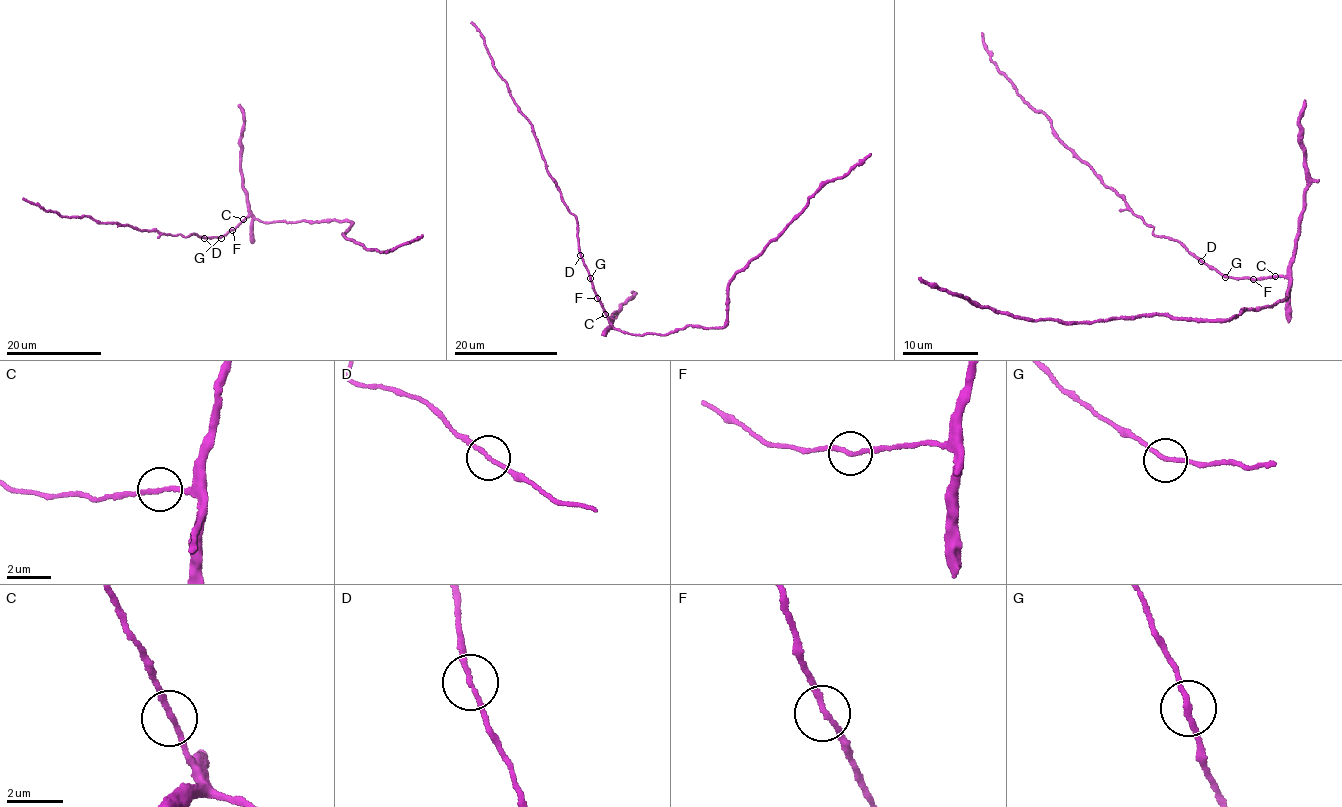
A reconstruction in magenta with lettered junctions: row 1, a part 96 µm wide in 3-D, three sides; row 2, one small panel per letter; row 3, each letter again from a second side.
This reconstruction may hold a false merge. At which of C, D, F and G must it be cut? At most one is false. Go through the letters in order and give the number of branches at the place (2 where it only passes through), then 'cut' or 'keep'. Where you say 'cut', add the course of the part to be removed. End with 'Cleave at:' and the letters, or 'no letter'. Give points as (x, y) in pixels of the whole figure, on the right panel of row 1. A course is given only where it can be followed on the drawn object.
C: branches 2; keep
D: branches 2; keep
F: branches 2; keep
G: branches 2; keep
Cleave at: no letter

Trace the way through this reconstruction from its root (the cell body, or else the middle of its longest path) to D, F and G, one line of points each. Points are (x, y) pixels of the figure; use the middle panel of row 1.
D: (613, 326), (581, 255)
F: (613, 326), (597, 298)
G: (613, 326), (590, 278)

